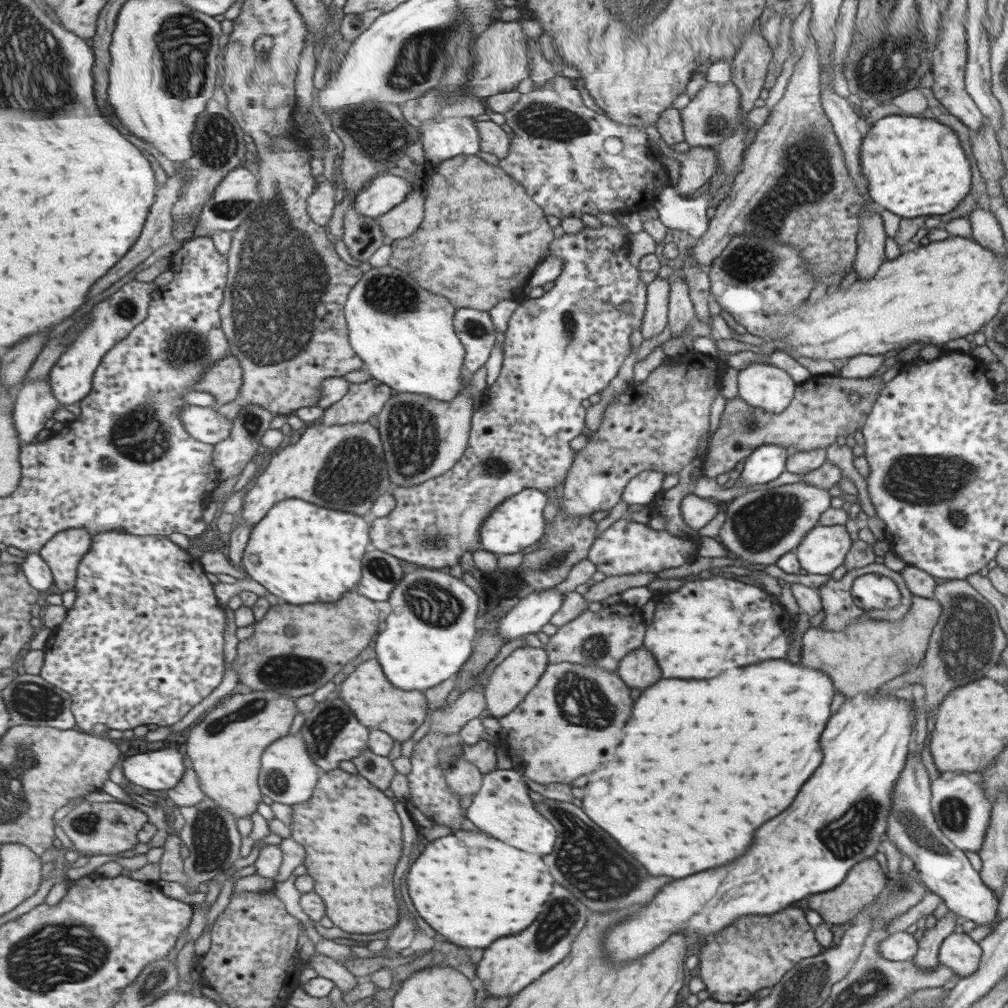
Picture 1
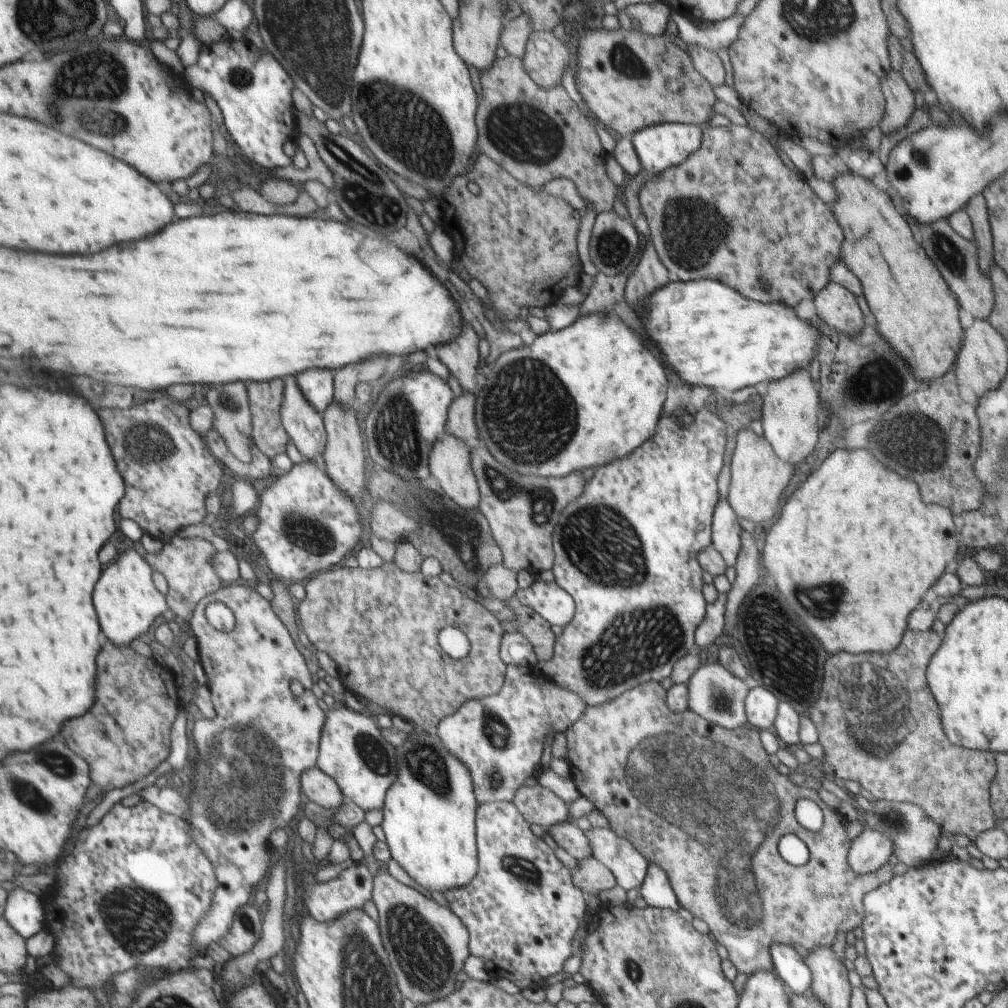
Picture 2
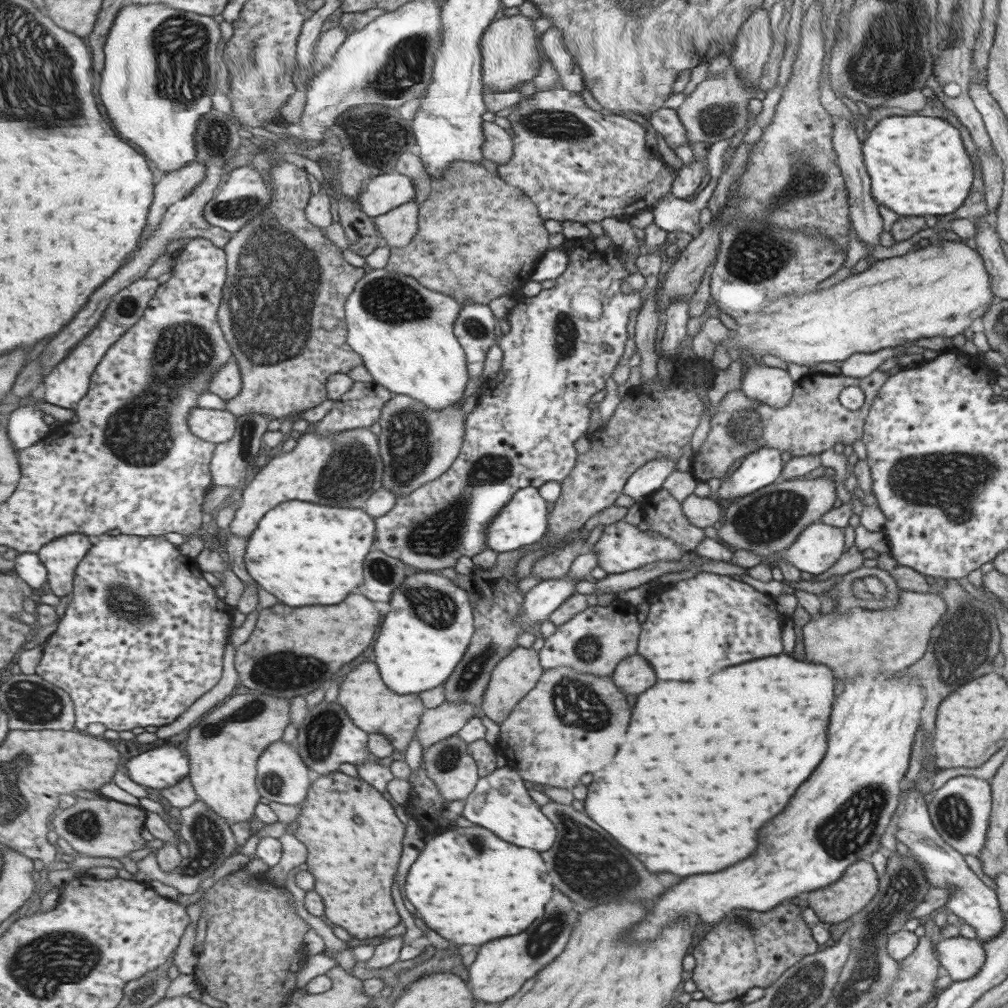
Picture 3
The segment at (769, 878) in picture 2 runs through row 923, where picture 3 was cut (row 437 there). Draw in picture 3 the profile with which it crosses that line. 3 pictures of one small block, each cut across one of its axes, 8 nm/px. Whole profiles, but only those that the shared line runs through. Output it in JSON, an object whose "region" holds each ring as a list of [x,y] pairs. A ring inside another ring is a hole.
{"region":[[[877,369],[860,379],[809,371],[797,381],[791,402],[783,408],[772,408],[757,400],[750,400],[739,389],[728,391],[717,404],[714,416],[711,416],[707,437],[692,456],[690,473],[699,483],[709,478],[721,478],[729,464],[745,454],[757,452],[757,448],[761,447],[789,452],[792,457],[797,457],[820,454],[839,442],[843,446],[853,444],[861,439],[877,391],[887,379],[888,373]],[[845,386],[858,386],[864,394],[864,404],[858,410],[846,410],[838,402],[837,396]]]}

